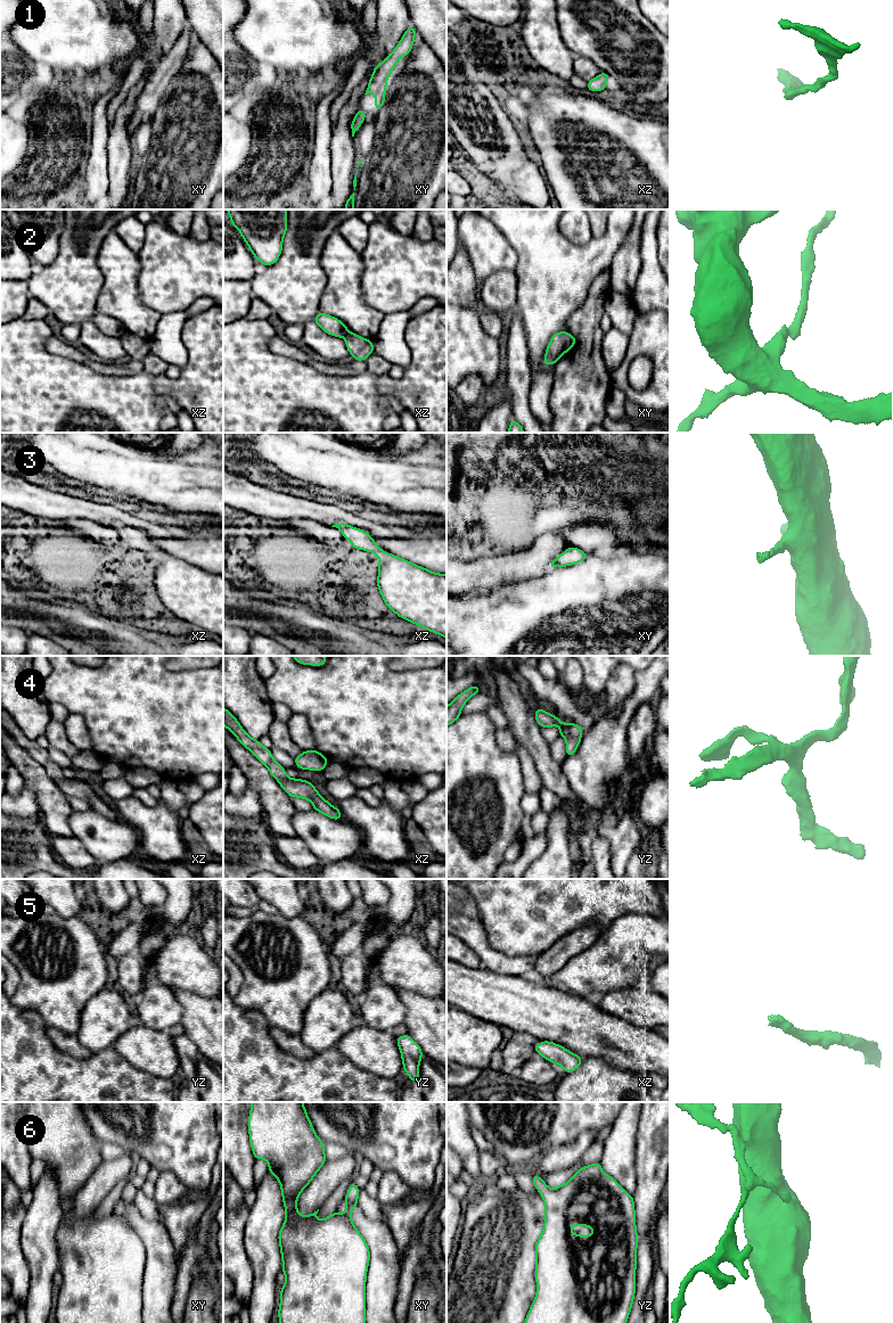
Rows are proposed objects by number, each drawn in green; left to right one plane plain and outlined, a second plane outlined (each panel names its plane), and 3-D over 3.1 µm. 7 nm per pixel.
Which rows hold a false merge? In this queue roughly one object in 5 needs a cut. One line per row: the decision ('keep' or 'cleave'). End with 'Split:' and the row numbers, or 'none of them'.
1: keep
2: cleave
3: keep
4: keep
5: keep
6: keep
Split: 2

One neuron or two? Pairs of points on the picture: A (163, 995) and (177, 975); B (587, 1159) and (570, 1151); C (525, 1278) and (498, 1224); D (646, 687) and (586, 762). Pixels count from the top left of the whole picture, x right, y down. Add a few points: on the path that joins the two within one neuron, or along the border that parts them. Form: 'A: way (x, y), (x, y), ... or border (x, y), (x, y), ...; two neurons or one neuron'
A: border (160, 983), (169, 987); two neurons
B: border (594, 1141), (571, 1166), (558, 1172); two neurons
C: way (511, 1264), (499, 1251), (499, 1238); one neuron
D: way (630, 705), (624, 718), (608, 734), (604, 744); one neuron

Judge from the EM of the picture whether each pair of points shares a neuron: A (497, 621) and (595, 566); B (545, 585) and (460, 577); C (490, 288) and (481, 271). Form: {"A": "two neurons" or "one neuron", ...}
{"A": "one neuron", "B": "two neurons", "C": "two neurons"}

